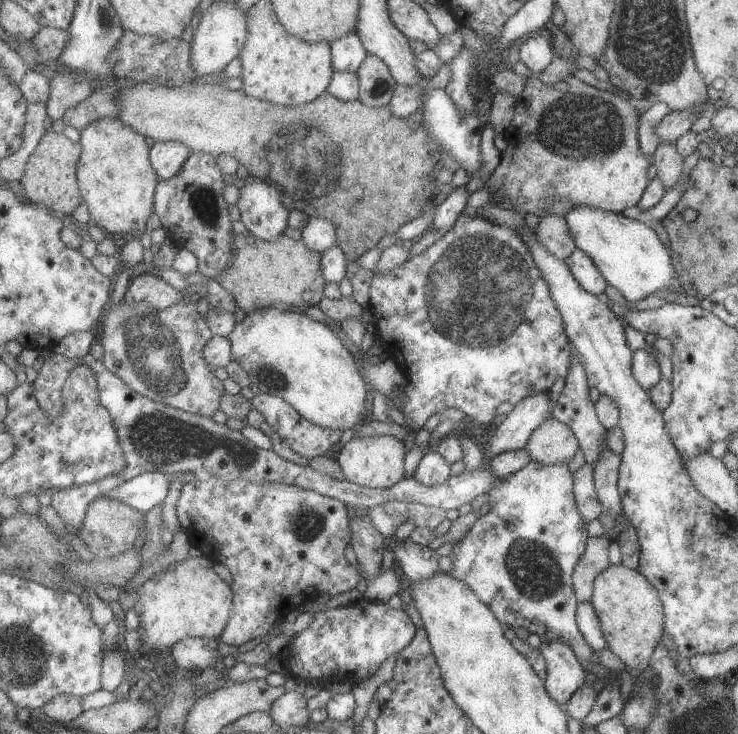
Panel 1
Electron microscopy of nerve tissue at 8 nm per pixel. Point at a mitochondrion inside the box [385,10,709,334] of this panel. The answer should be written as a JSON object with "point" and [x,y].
{"point":[586,128]}

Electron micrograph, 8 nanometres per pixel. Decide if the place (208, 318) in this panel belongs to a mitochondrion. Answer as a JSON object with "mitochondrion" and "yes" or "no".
{"mitochondrion":"no"}

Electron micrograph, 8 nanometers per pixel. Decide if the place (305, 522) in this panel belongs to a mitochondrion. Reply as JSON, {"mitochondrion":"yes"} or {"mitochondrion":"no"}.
{"mitochondrion":"yes"}

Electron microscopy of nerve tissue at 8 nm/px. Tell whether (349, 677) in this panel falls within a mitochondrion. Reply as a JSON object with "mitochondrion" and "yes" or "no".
{"mitochondrion":"no"}

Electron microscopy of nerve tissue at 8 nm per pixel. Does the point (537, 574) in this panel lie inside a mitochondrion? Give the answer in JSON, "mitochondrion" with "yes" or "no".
{"mitochondrion":"yes"}

